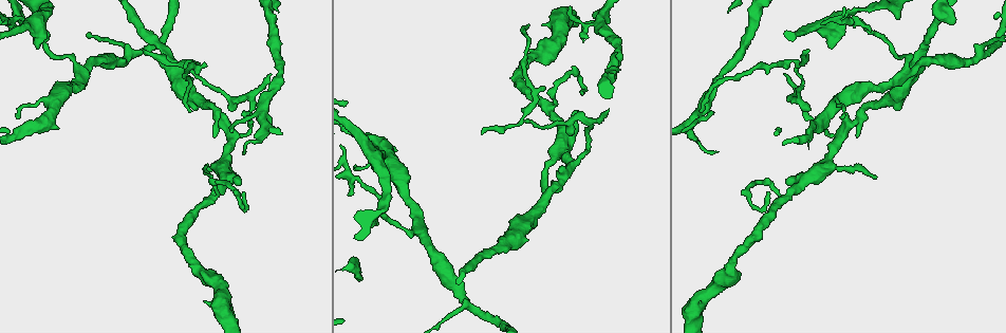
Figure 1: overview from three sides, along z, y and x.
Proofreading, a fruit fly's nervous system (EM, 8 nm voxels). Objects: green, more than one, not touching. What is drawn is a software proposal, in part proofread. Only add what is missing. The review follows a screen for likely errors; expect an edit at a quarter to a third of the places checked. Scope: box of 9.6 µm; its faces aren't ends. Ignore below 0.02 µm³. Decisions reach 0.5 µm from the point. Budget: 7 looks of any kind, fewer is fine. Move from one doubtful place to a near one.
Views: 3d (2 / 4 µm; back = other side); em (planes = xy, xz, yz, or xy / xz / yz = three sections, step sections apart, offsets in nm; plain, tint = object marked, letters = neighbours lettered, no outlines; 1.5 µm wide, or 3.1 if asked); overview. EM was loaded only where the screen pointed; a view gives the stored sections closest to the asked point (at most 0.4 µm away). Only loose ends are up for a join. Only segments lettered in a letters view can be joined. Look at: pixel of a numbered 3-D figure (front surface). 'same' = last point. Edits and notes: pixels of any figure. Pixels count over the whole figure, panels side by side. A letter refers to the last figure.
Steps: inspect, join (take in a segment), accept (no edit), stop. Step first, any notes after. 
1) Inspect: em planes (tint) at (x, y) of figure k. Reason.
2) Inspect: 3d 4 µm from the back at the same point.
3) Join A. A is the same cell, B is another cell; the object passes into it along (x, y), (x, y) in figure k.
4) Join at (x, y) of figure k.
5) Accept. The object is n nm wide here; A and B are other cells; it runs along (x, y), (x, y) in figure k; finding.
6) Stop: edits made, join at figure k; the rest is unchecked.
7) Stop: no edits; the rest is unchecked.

Inspect: 3d 4 µm from the back at (897, 18) of figure 1. An open end.

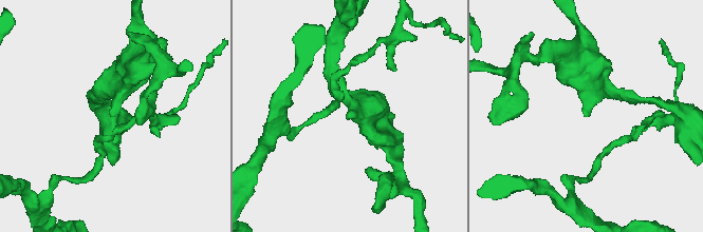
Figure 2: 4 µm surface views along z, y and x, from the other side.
Inspect: em planes (letters) at (585, 113) of figure 2. The arms are 190, 300 nm wide.

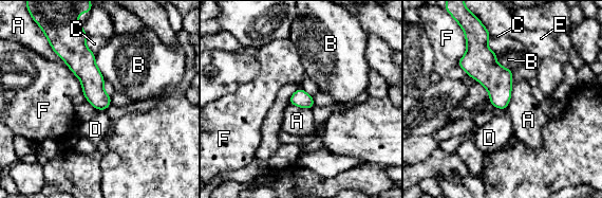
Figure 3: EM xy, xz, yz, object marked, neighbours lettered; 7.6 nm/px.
Accept. A, B, C, D, E and F are other cells; none of them fits.

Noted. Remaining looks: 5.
Inspect: em xz step 8 (letters) at (37, 47) of figure 1.

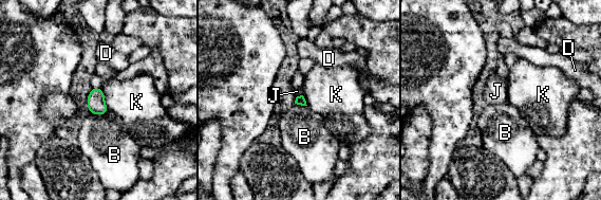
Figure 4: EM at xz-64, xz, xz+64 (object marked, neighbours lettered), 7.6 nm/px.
Inspect: em planes (letters) at the same point.

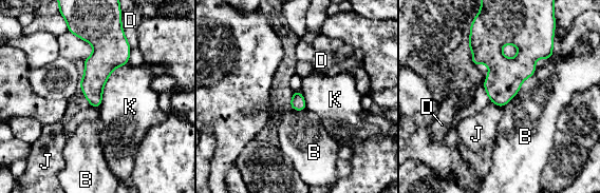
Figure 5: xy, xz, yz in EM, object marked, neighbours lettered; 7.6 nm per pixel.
Accept. B, D, J and K are other cells; a border runs along (490, 101), (502, 108) in figure 5; none of them fits.

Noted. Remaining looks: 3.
Inspect: 3d 4 µm at (575, 112) of figure 1. An open end.

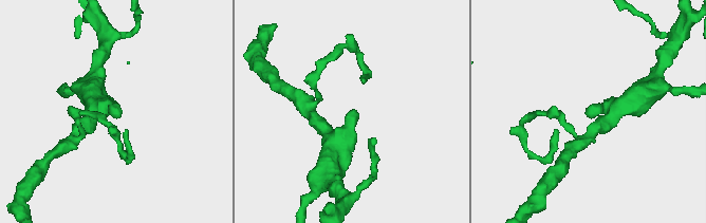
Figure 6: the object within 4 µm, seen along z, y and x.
Inspect: em yz step 4 (tint) at (354, 112) of figure 6.

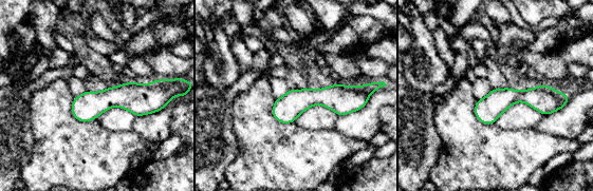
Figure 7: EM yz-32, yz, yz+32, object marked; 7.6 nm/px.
Inspect: em planes (letters) at the same point. Cut it another way.

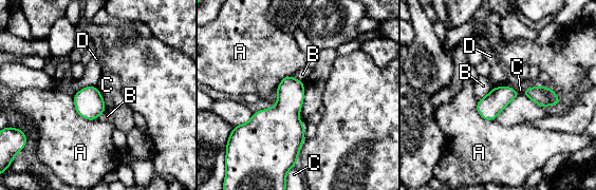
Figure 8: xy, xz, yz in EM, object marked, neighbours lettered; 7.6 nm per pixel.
Accept. A, B, C and D are other cells; a border runs along (492, 88), (478, 101) in figure 8; none of them fits.

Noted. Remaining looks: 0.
Stop: no edits; the rest is unchecked.

